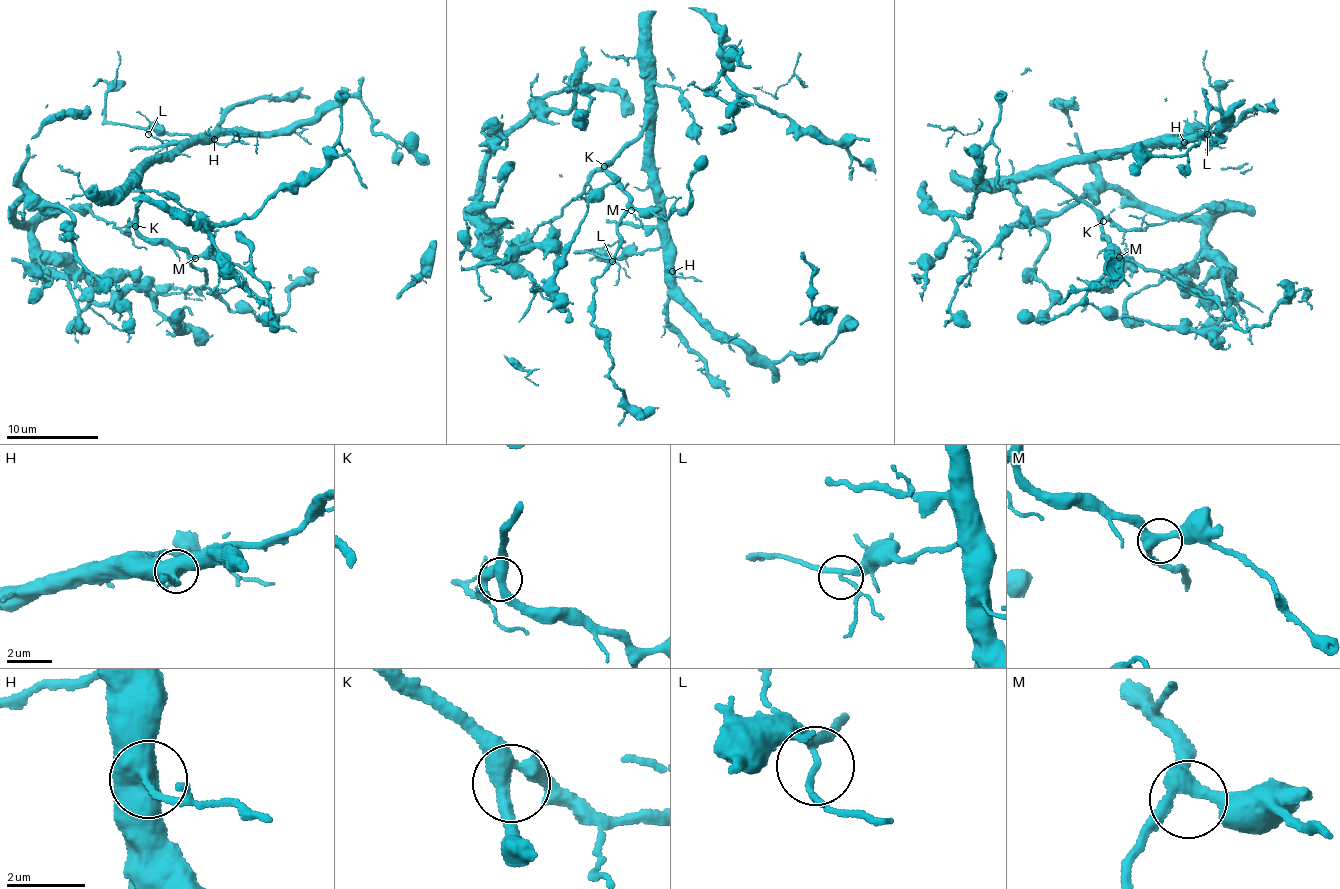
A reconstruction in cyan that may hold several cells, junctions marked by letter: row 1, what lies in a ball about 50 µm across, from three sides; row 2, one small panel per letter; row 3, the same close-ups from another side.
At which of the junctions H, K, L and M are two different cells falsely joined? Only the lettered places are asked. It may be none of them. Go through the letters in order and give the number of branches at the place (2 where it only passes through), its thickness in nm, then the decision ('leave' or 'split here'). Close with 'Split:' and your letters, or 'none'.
H: 3 branches meet; 480 nm thick; leave
K: 3 branches meet; 360 nm thick; leave
L: 3 branches meet; 130 nm thick; leave
M: 3 branches meet; 360 nm thick; leave
Split: none

